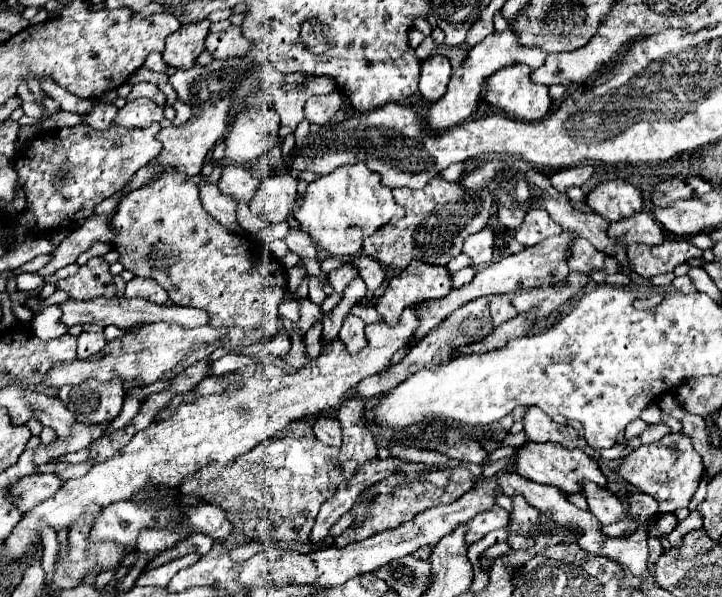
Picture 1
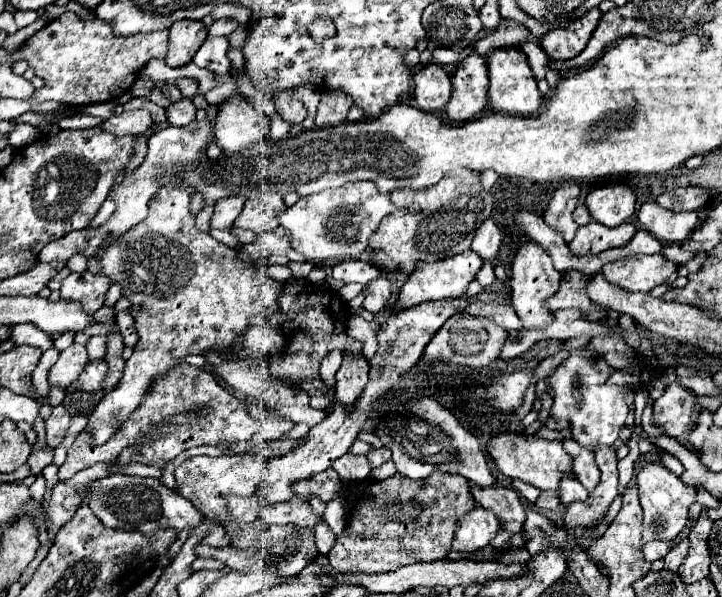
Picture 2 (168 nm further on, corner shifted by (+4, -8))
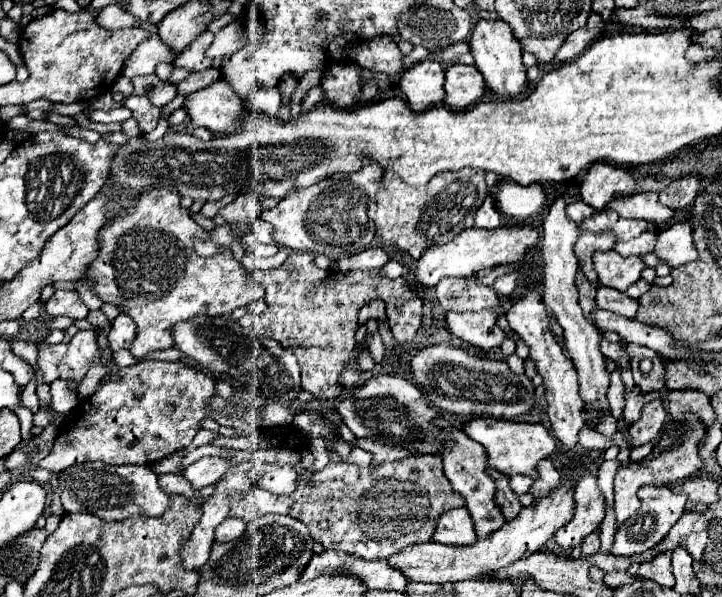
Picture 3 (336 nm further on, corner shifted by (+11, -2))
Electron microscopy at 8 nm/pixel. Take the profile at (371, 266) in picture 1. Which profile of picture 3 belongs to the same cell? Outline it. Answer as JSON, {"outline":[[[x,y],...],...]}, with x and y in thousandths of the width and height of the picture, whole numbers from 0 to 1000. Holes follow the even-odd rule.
{"outline":[[[515,503],[510,509],[504,509],[504,519],[499,519],[496,526],[496,543],[507,543],[512,533],[521,536],[535,536],[535,523],[532,523],[532,506],[529,503]]]}

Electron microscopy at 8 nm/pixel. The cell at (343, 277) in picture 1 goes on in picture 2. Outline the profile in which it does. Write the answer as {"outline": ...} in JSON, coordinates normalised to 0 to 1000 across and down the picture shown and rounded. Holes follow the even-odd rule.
{"outline":[[[486,436],[486,439],[470,439],[461,446],[461,466],[472,469],[478,476],[486,472],[497,472],[497,476],[508,476],[511,469],[522,466],[528,459],[528,452],[511,439],[500,439],[500,436]]]}

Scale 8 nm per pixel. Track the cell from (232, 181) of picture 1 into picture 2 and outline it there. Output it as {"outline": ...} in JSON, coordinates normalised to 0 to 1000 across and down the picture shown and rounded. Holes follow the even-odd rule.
{"outline":[[[337,328],[306,332],[298,342],[298,355],[295,355],[295,365],[292,365],[292,382],[320,382],[323,372],[325,372],[325,365],[334,355],[339,335],[342,332],[337,332]]]}

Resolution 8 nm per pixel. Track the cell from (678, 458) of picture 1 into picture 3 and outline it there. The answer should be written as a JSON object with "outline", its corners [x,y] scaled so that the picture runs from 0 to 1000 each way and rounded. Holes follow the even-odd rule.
{"outline":[[[928,814],[920,817],[886,817],[884,834],[889,838],[889,848],[878,864],[873,864],[850,894],[850,915],[845,921],[848,931],[881,931],[900,918],[906,918],[939,874],[939,868],[947,861],[947,831],[936,827]]]}

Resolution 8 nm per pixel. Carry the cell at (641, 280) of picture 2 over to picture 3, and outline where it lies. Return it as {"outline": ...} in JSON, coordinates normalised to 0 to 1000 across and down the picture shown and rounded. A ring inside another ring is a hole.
{"outline":[[[850,419],[825,422],[820,432],[823,432],[823,452],[828,459],[831,479],[853,482],[859,489],[867,489],[867,482],[878,476],[886,466],[889,452],[895,449],[884,429],[864,432]]]}

